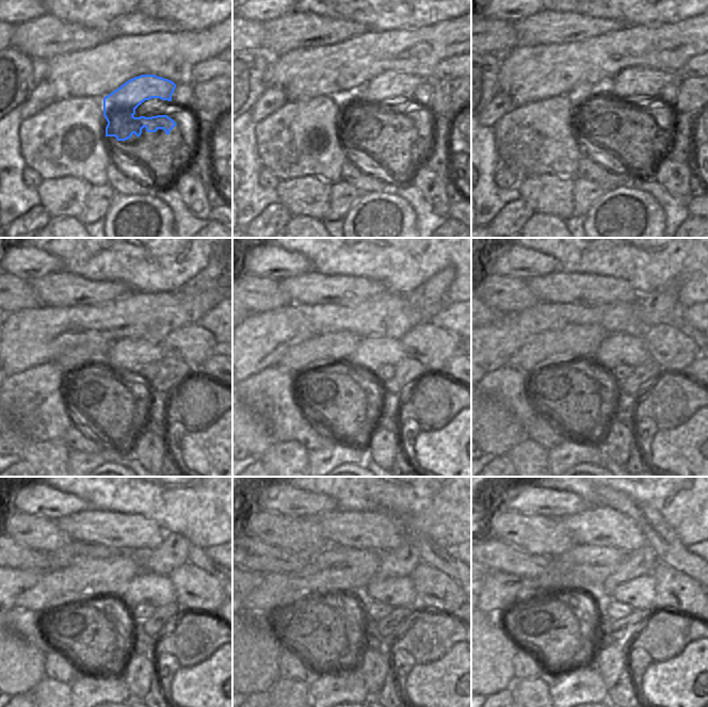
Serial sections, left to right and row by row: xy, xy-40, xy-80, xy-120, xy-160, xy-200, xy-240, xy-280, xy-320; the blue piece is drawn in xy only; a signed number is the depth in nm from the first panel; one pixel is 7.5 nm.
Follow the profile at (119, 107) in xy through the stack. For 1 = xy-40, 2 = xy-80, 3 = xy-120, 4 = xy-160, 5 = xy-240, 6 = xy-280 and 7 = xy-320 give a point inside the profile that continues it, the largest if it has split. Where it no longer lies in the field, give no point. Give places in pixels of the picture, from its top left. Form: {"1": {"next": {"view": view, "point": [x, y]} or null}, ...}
{"1": {"next": {"view": "xy-40", "point": [366, 117]}}, "2": {"next": {"view": "xy-80", "point": [604, 114]}}, "3": {"next": {"view": "xy-120", "point": [122, 357]}}, "4": {"next": {"view": "xy-160", "point": [373, 352]}}, "5": {"next": {"view": "xy-240", "point": [147, 588]}}, "6": {"next": {"view": "xy-280", "point": [400, 592]}}, "7": {"next": {"view": "xy-320", "point": [640, 593]}}}

